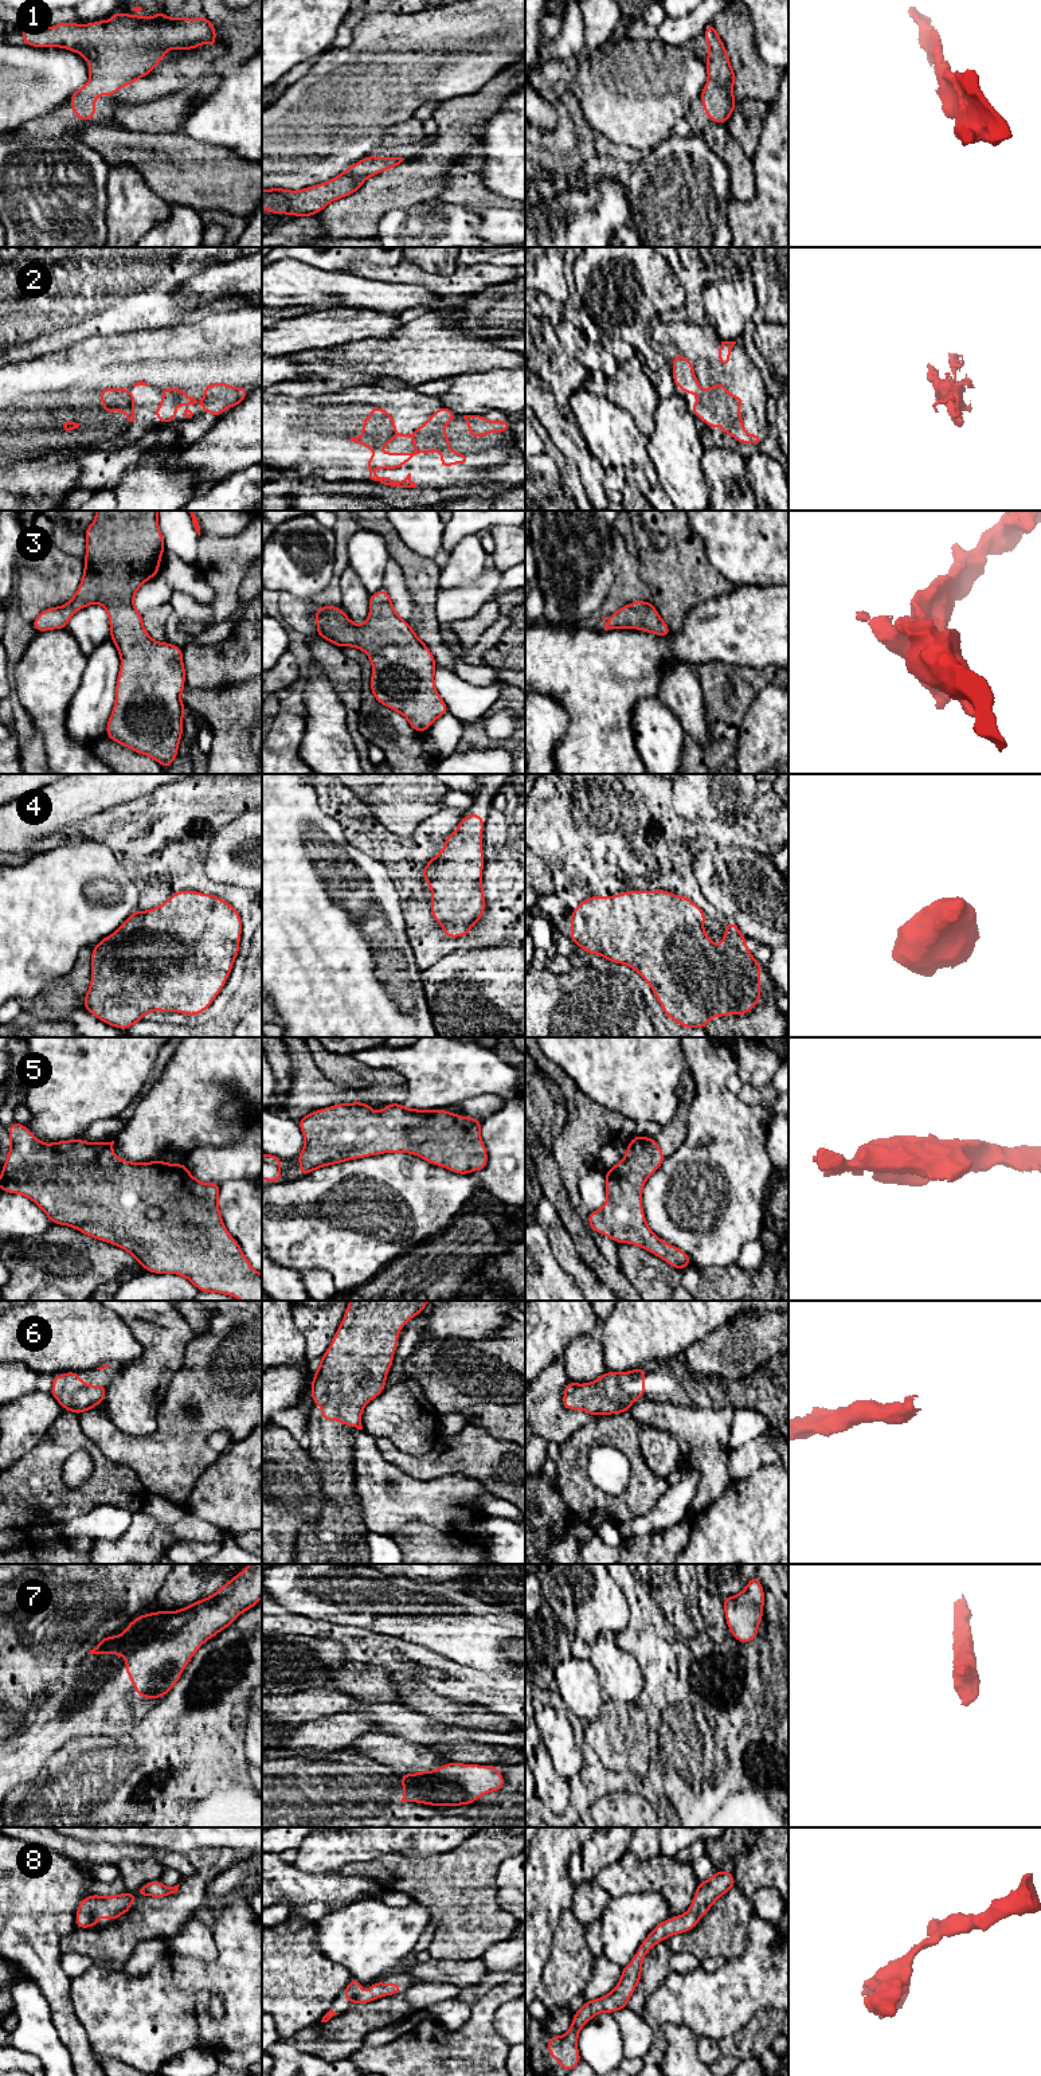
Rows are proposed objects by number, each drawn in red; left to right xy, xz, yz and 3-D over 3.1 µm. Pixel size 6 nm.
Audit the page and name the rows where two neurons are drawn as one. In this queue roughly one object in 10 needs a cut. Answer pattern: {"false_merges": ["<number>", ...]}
{"false_merges": []}

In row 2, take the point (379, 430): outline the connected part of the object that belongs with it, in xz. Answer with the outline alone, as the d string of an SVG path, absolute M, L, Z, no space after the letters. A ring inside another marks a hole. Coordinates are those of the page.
M373 406L372 407L372 414L368 415L368 417L364 417L364 421L363 421L363 435L361 437L351 437L351 441L353 441L355 443L361 443L367 449L372 449L372 450L376 451L372 458L369 458L369 460L365 458L365 464L368 465L367 480L371 481L371 482L380 482L380 484L384 484L384 485L399 486L399 488L416 488L416 484L411 480L411 473L408 473L407 477L404 480L402 480L402 481L392 481L390 477L377 477L377 476L375 476L372 469L383 466L383 468L387 468L387 469L396 470L402 465L407 464L411 458L422 458L423 456L419 453L420 450L424 450L426 453L433 453L435 450L442 451L443 454L441 457L441 468L443 468L443 469L446 469L446 468L449 468L450 465L454 465L454 464L469 465L469 456L467 454L459 454L457 450L449 450L447 449L447 446L450 443L450 437L449 437L449 434L446 434L442 430L442 426L451 423L455 418L457 418L455 414L450 408L438 407L437 411L431 417L428 417L428 419L420 427L418 427L412 434L400 434L400 433L398 433L395 430L395 419L394 419L394 417L390 415L384 408L381 408L379 406ZM398 437L408 437L408 438L411 438L414 441L412 446L415 449L418 449L419 451L418 453L380 453L379 451L379 449L381 446L388 445L391 441L396 439Z

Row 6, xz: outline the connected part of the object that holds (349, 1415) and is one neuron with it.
M351 1301L343 1322L312 1379L312 1399L322 1407L321 1420L340 1420L363 1430L363 1408L387 1387L387 1373L394 1363L398 1334L404 1324L423 1311L430 1301Z

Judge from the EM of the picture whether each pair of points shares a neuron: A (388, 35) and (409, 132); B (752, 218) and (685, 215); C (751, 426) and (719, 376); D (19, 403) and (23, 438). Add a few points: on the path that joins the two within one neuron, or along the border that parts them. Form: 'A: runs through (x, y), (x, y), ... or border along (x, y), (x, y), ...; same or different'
A: border along (413, 116), (390, 125), (380, 140); different
B: border along (731, 198), (727, 206), (730, 233); different
C: runs through (739, 414), (731, 406), (730, 388); same
D: runs through (19, 411), (19, 430); same

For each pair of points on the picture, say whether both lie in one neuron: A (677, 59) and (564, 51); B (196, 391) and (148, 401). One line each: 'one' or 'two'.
A: two
B: one

